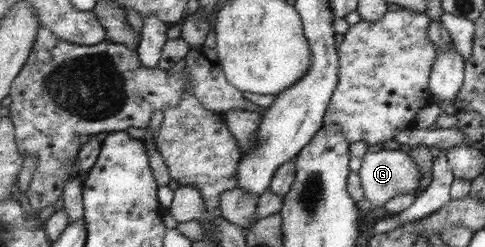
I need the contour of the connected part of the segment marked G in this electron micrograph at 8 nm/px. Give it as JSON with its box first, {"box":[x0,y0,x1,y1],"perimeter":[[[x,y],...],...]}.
{"box":[357,149,418,207],"perimeter":[[[407,149],[378,150],[367,152],[360,162],[357,171],[365,199],[375,207],[381,207],[385,201],[396,195],[414,193],[418,186],[418,169],[415,162],[408,156]]]}

